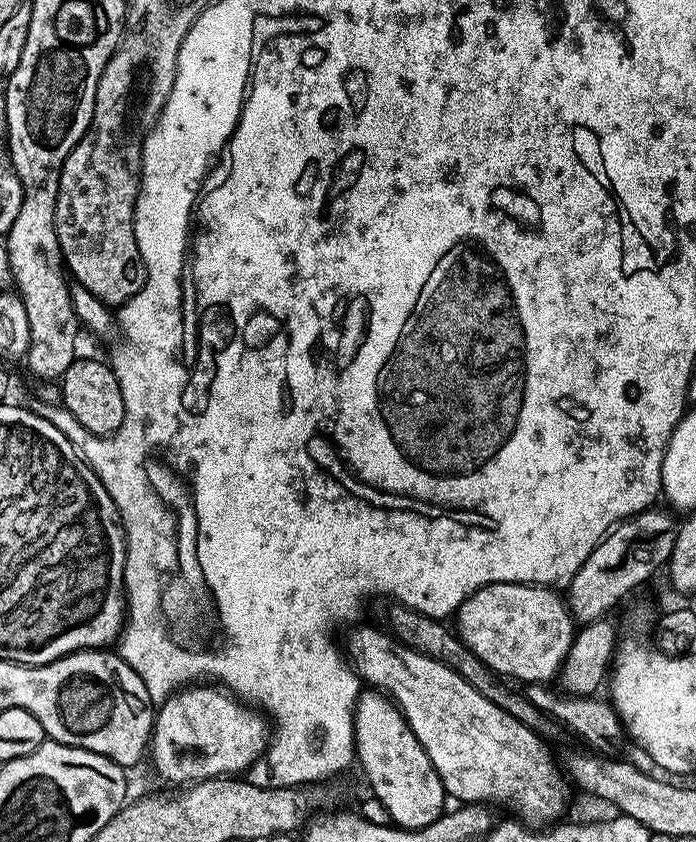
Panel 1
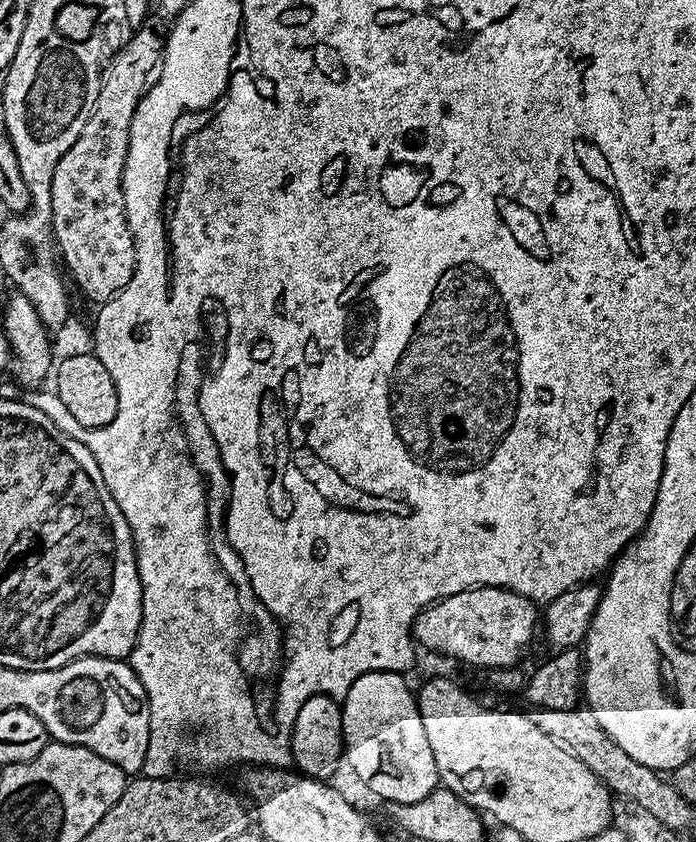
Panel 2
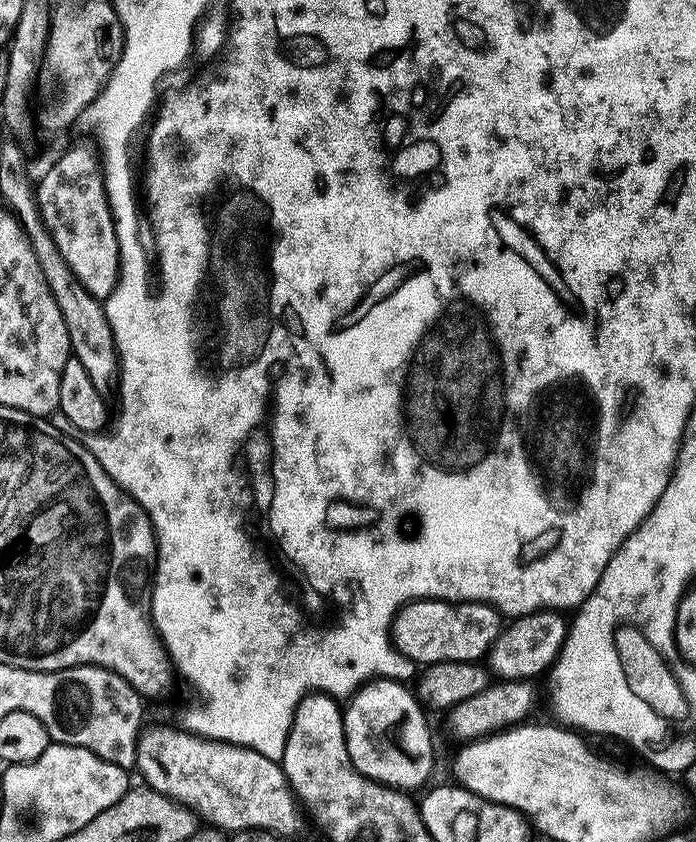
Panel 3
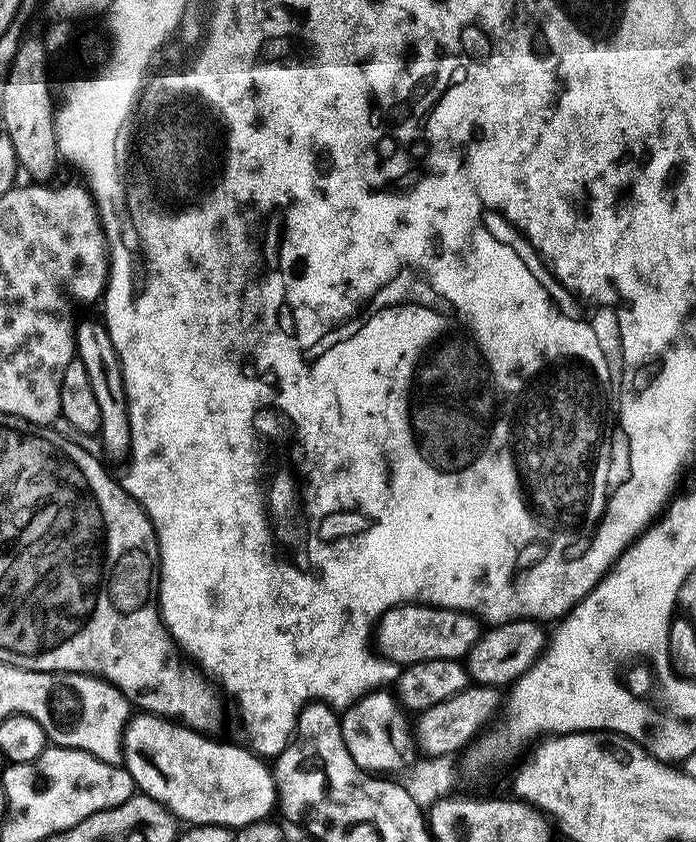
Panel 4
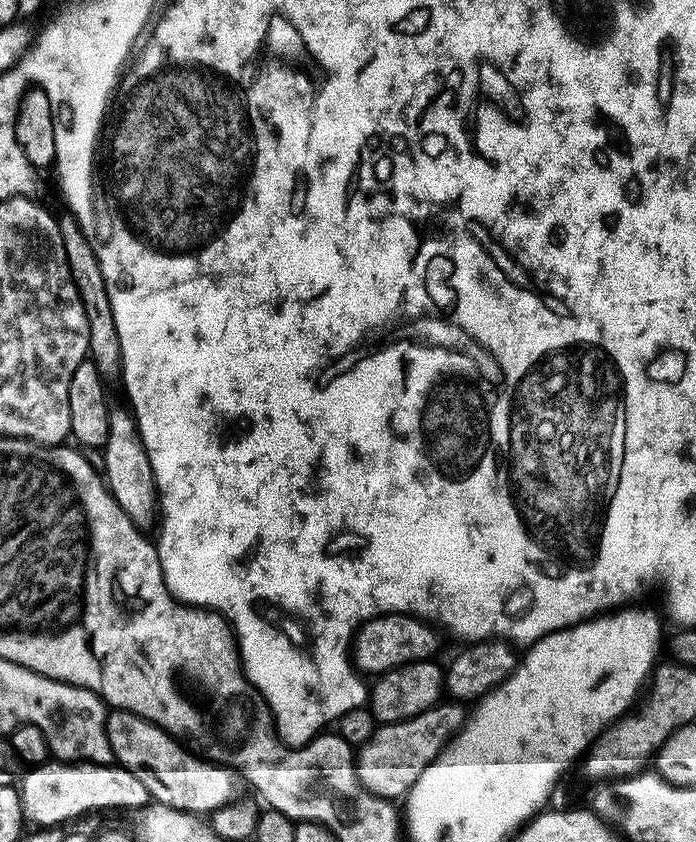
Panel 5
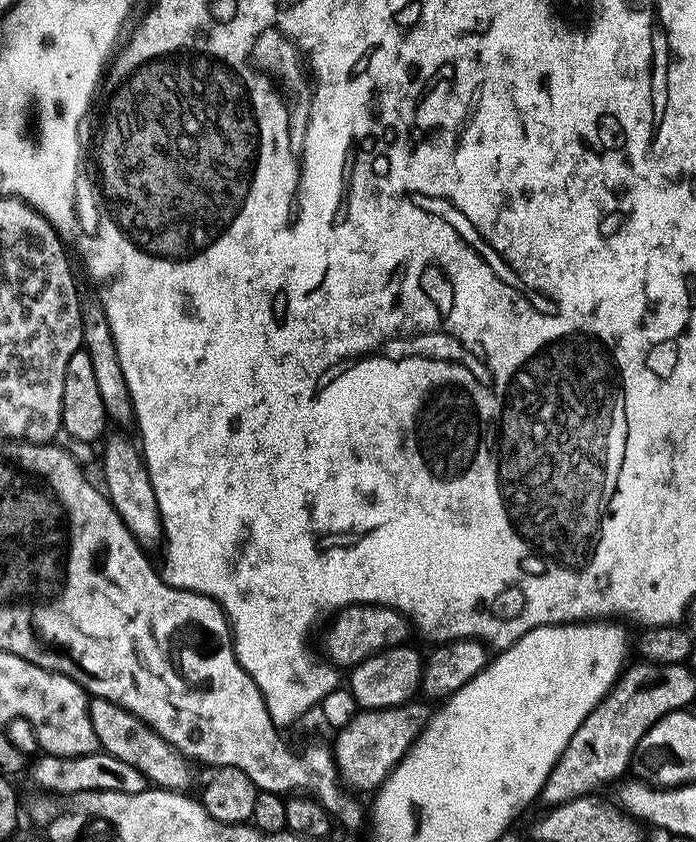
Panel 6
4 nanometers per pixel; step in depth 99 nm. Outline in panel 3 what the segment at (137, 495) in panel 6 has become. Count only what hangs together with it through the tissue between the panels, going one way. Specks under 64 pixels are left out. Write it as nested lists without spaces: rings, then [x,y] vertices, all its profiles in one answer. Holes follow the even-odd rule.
[[[49,232],[46,233],[46,238],[38,238],[33,242],[32,249],[38,258],[38,266],[46,278],[46,286],[50,286],[50,294],[54,294],[54,302],[58,302],[58,310],[62,310],[62,318],[70,334],[72,356],[78,362],[82,362],[82,366],[86,366],[86,374],[90,374],[90,382],[94,382],[94,386],[98,386],[100,392],[111,393],[111,388],[113,391],[118,380],[118,353],[112,327],[108,316],[104,313],[103,303],[95,300],[86,290],[86,286],[78,282],[74,270],[66,266],[66,258],[62,258]]]

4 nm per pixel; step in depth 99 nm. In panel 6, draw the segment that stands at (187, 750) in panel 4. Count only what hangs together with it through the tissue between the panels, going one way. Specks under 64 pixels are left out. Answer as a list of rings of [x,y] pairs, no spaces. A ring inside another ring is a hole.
[[[89,699],[88,710],[90,722],[94,726],[96,743],[107,755],[134,766],[134,770],[143,774],[145,781],[151,782],[157,788],[187,789],[189,763],[176,749],[168,745],[153,728],[149,728],[134,714],[130,714],[122,706],[109,700]]]

